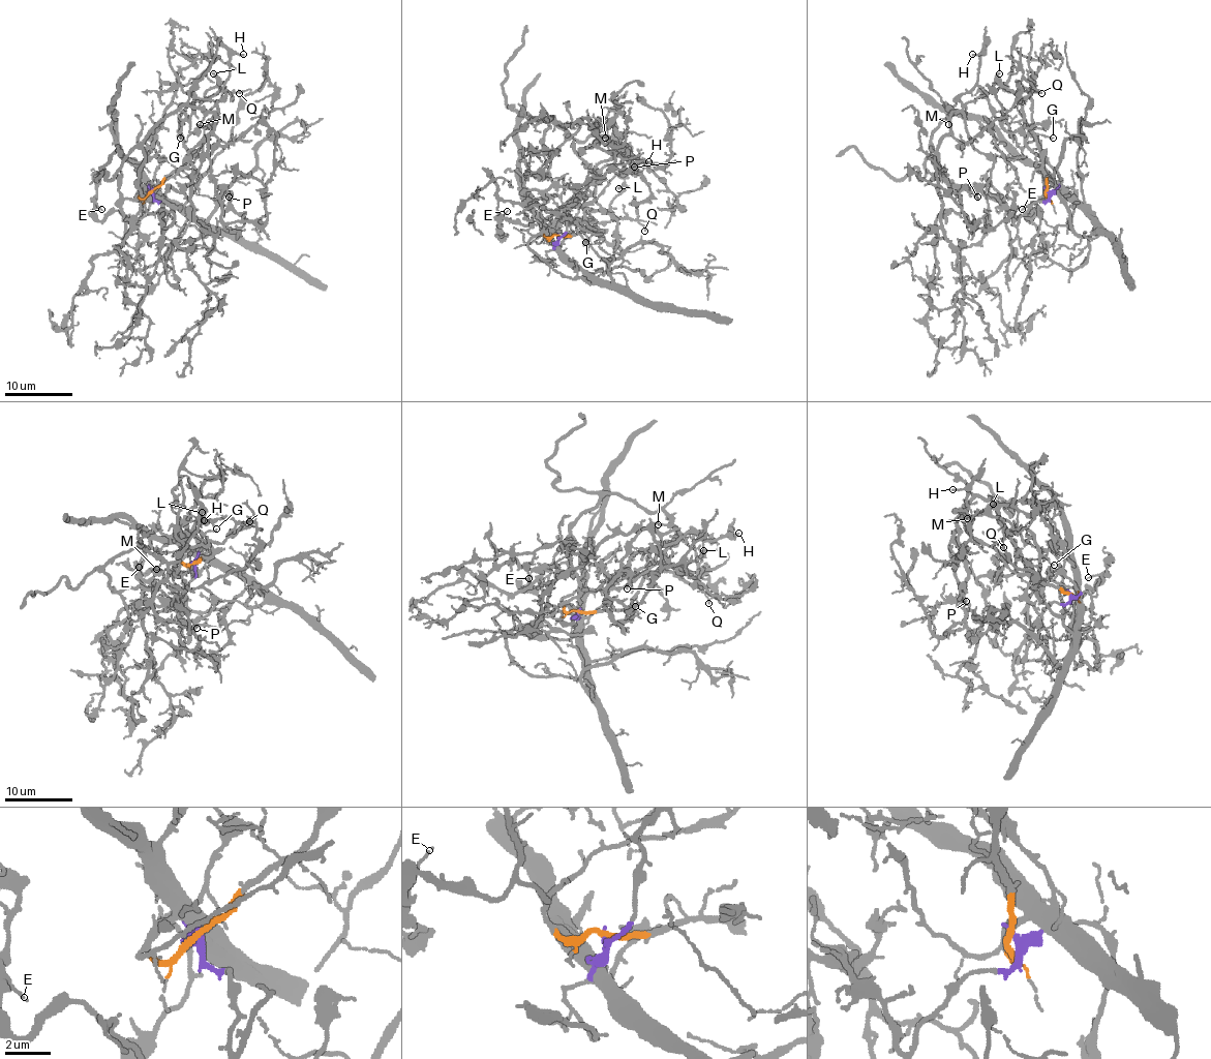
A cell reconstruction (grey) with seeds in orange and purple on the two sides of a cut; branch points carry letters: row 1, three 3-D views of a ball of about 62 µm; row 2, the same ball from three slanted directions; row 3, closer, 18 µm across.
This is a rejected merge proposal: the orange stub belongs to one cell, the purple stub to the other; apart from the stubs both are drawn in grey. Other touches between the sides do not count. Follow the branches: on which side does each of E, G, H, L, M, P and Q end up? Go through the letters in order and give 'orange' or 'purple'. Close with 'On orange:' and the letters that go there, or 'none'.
E: purple
G: orange
H: purple
L: orange
M: purple
P: purple
Q: orange
On orange: G, L, Q

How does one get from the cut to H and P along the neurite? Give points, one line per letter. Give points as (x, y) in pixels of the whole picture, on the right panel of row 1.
H: (1047, 191), (1015, 224), (998, 198), (944, 174), (931, 133), (976, 83), (981, 53), (972, 55)
P: (1047, 191), (1015, 224), (998, 198), (956, 186), (931, 139), (947, 106), (936, 169), (977, 195)

